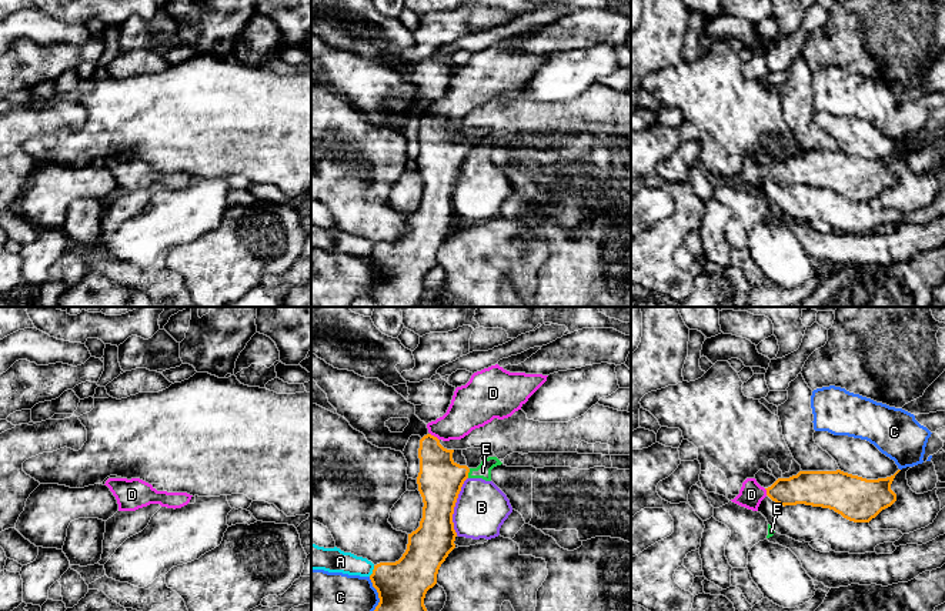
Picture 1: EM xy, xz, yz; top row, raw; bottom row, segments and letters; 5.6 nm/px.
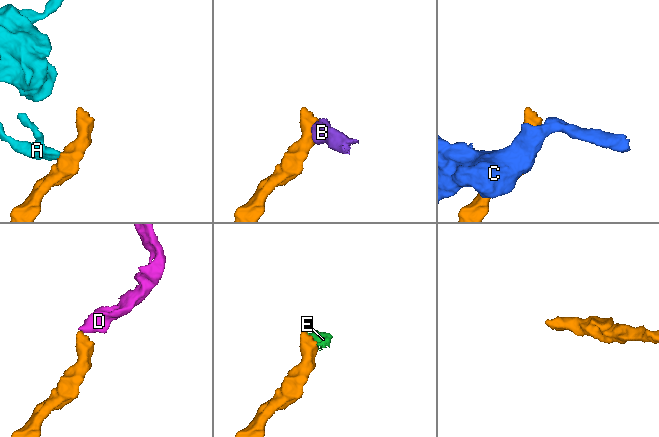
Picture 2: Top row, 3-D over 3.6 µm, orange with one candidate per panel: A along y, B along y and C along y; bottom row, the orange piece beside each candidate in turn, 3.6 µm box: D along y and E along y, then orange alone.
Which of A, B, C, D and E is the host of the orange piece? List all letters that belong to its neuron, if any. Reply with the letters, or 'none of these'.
D

